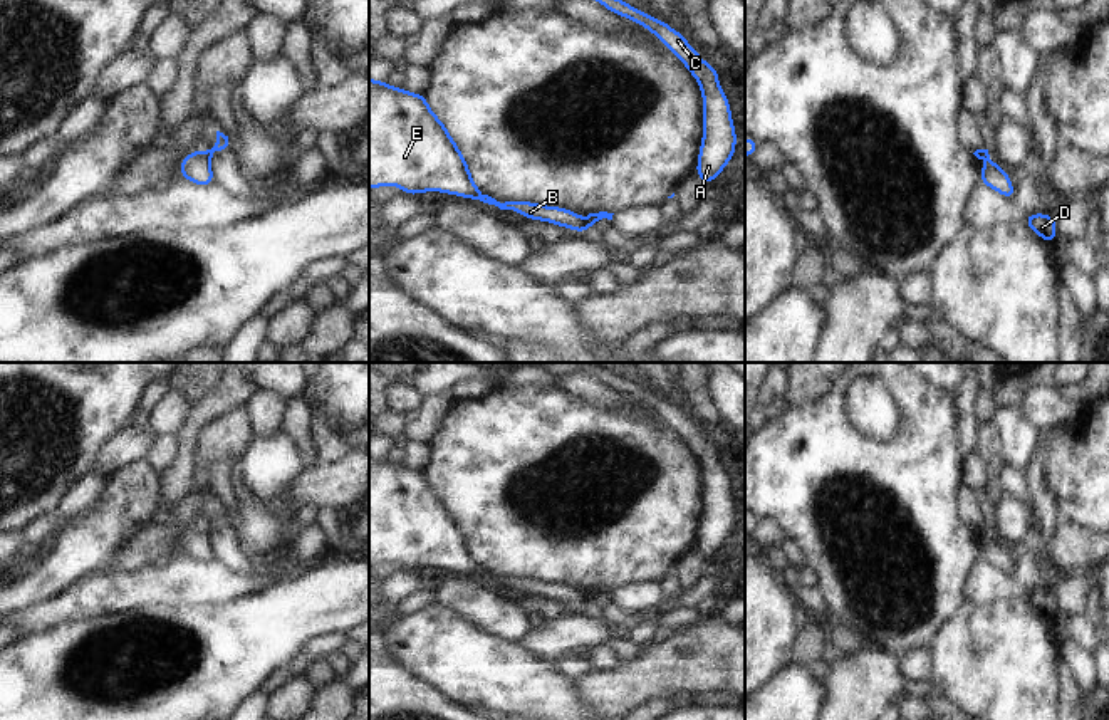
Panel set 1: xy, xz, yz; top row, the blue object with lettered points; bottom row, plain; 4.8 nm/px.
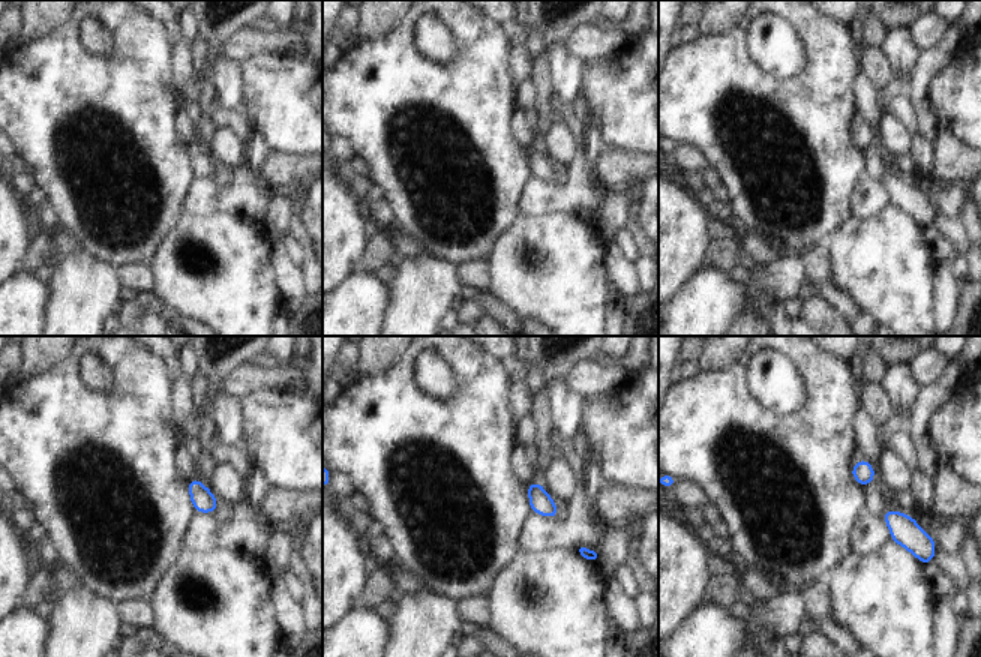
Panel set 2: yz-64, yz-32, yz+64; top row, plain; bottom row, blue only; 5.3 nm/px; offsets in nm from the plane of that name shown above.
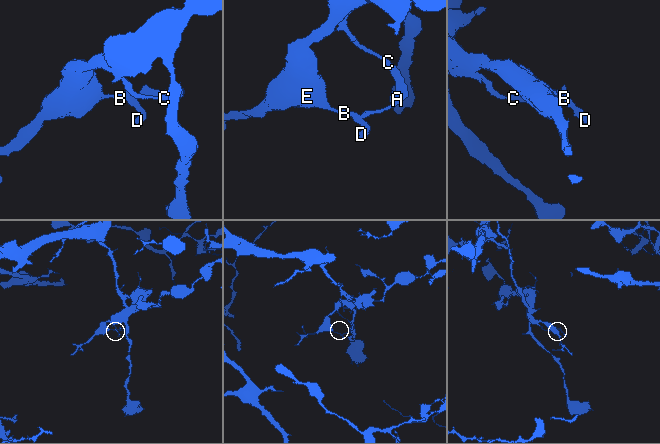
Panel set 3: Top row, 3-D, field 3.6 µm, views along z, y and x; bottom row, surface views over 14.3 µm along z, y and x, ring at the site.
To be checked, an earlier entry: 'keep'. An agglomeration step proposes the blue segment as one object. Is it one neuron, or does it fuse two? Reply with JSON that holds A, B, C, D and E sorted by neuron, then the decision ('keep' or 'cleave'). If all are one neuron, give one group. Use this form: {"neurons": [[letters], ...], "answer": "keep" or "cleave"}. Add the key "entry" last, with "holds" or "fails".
{"neurons": [["A", "C"], ["B", "D", "E"]], "answer": "cleave", "entry": "fails"}

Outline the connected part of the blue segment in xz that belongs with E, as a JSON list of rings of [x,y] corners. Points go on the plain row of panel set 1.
[[[369,453],[369,566],[379,562],[399,562],[404,571],[440,567],[466,576],[480,576],[500,586],[512,586],[527,596],[549,597],[575,609],[587,606],[586,594],[569,584],[530,577],[500,579],[483,571],[473,557],[466,534],[443,497],[428,482],[426,470],[413,470],[403,463],[391,463],[386,457]]]

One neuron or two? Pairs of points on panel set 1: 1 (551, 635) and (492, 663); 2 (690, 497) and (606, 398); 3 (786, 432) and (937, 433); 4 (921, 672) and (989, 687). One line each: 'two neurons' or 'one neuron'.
1: two neurons
2: two neurons
3: one neuron
4: two neurons

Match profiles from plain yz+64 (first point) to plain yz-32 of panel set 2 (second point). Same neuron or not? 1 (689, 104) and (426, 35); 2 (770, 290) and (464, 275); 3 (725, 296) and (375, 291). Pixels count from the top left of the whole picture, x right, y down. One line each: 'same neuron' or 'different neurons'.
1: different neurons
2: different neurons
3: same neuron

